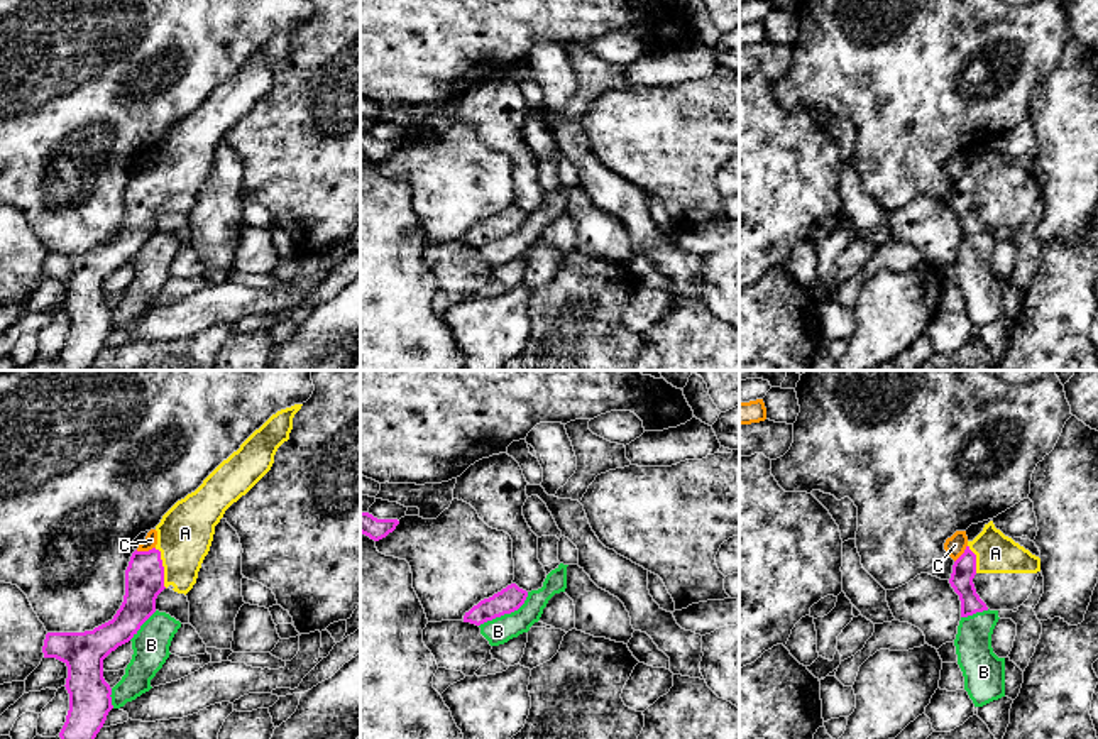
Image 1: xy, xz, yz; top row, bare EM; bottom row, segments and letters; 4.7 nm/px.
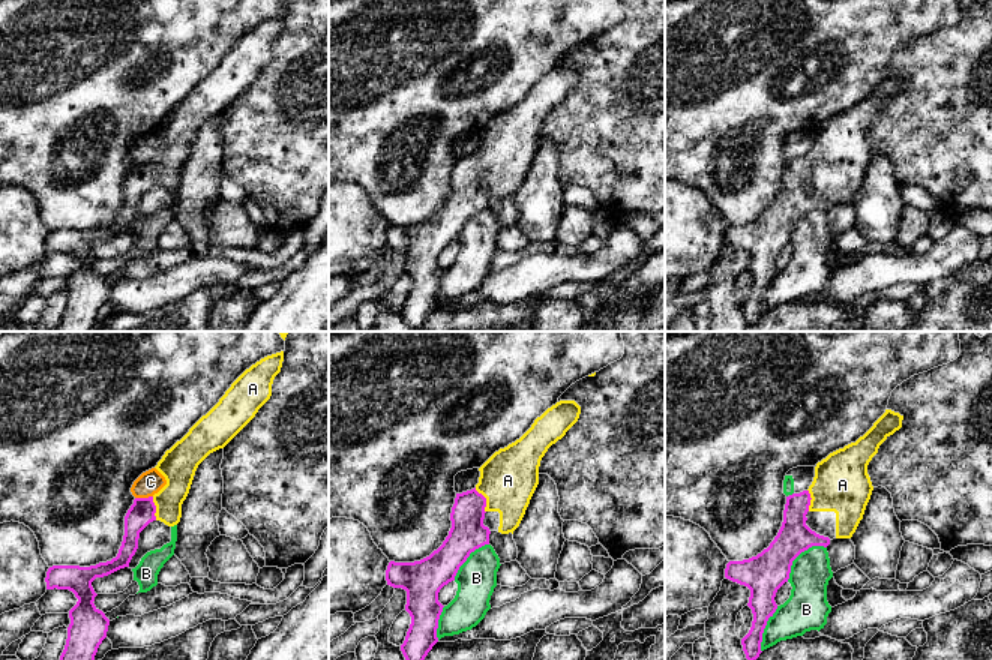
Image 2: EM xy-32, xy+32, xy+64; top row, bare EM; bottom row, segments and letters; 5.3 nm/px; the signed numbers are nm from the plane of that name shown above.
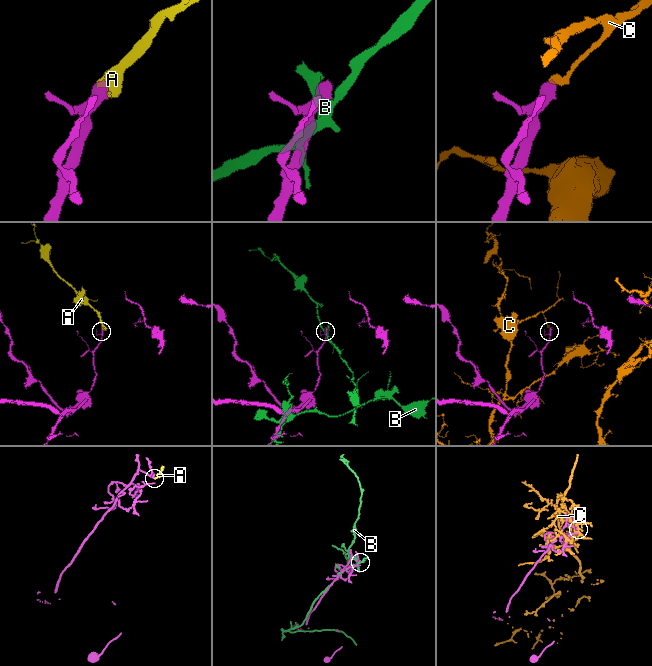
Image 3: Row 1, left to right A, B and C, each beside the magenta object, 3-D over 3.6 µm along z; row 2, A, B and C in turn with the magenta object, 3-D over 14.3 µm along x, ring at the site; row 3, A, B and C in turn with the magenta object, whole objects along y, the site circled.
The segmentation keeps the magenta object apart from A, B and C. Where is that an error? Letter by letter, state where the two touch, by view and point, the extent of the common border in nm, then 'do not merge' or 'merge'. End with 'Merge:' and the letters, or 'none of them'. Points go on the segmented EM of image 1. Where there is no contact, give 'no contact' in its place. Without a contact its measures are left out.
A: meets magenta in xy at (163, 567); contact 200 nm long; merge
B: meets magenta in xz at (506, 613); contact 280 nm long; do not merge
C: meets magenta in xy at (144, 552); contact 100 nm long; do not merge
Merge: A

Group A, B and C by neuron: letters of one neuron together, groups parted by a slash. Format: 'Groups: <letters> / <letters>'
Groups: A / B / C

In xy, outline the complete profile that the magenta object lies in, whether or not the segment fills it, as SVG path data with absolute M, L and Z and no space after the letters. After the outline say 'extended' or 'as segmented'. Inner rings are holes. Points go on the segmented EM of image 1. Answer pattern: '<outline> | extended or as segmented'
M303 404L281 409L223 460L203 484L178 501L156 526L157 545L134 551L125 570L125 595L112 621L85 632L47 632L44 658L68 666L69 710L61 739L95 739L112 705L103 660L129 643L156 612L157 595L173 585L188 594L210 551L215 526L272 467L277 448L289 440L293 418Z | extended

